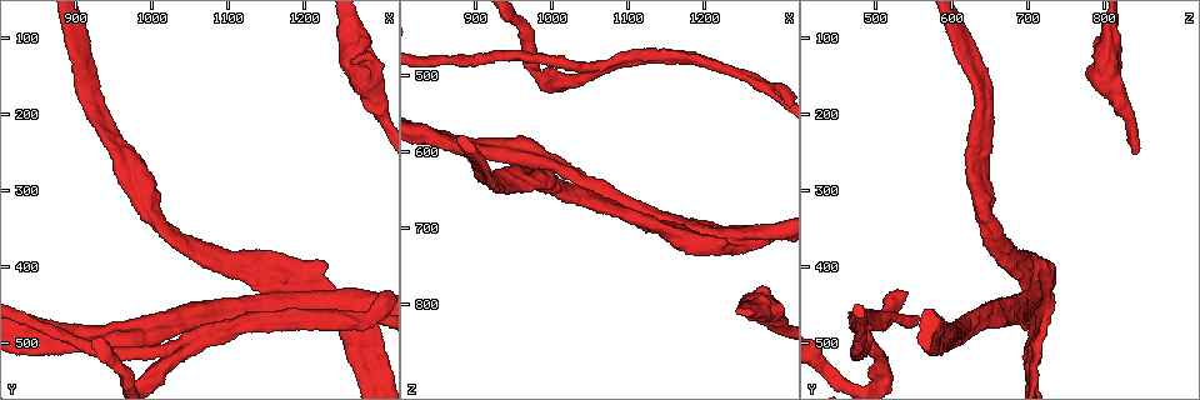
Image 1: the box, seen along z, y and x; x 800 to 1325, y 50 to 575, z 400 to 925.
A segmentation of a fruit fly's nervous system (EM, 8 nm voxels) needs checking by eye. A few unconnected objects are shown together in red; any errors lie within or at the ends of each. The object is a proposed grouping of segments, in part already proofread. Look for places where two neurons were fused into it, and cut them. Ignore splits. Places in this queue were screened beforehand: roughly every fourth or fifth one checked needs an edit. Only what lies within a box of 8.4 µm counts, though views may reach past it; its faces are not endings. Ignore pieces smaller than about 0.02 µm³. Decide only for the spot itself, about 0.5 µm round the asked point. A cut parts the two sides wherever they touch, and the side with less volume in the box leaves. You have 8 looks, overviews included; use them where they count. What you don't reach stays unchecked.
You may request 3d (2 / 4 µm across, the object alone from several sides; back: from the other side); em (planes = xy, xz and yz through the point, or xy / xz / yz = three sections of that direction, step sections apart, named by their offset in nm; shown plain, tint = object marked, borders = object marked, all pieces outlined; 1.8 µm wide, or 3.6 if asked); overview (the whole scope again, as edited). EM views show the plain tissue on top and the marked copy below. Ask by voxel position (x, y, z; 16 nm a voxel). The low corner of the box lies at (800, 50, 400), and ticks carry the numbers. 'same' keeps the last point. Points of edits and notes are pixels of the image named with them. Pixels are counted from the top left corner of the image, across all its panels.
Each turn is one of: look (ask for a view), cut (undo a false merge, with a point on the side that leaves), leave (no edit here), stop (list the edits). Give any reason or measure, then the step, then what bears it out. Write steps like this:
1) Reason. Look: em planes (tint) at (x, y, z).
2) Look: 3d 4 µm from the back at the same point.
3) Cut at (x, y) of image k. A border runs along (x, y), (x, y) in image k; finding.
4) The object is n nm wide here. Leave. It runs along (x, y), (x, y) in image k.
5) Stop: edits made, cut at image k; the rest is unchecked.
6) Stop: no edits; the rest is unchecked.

Look: 3d 2 µm at (1290, 535, 700).

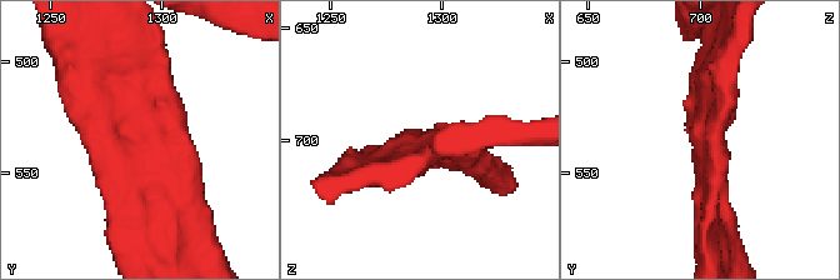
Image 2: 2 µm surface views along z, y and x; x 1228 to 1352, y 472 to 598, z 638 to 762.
Need the tissue. Look: em planes (tint) at (1289, 534, 702).

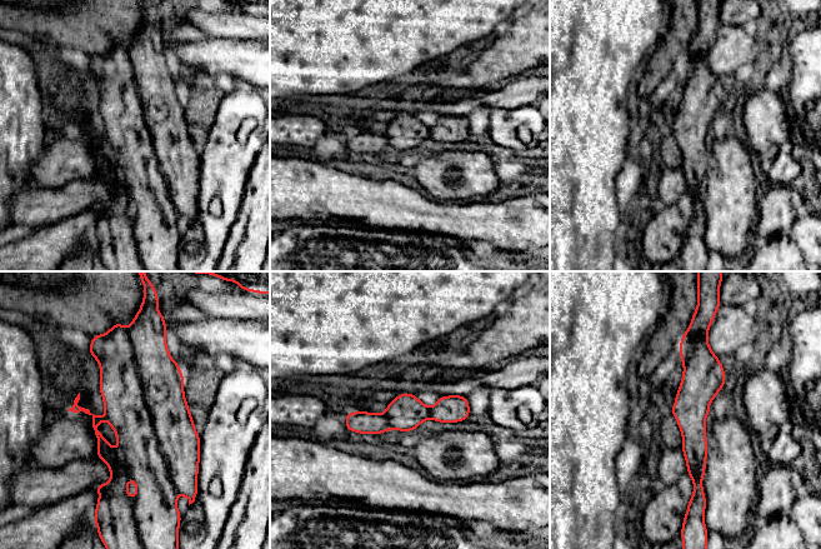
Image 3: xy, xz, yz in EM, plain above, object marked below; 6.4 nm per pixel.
Leave. It runs along (696, 337), (696, 487) in image 3; one neuron here.

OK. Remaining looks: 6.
A fork. Look: em planes (tint) at (1280, 470, 515).

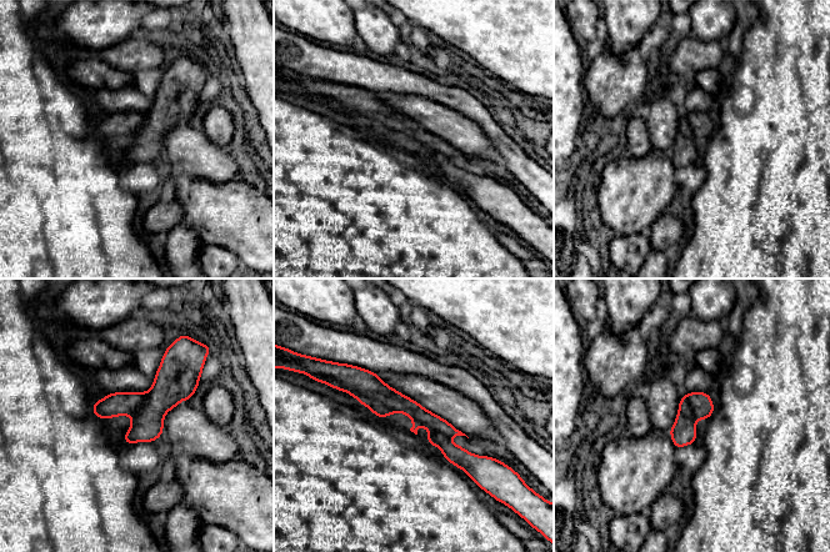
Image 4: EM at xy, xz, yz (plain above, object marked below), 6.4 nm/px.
Cut at (378, 411) of image 4. A second neuron is stuck on.

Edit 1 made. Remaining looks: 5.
Look: em planes (tint) at (940, 485, 605).

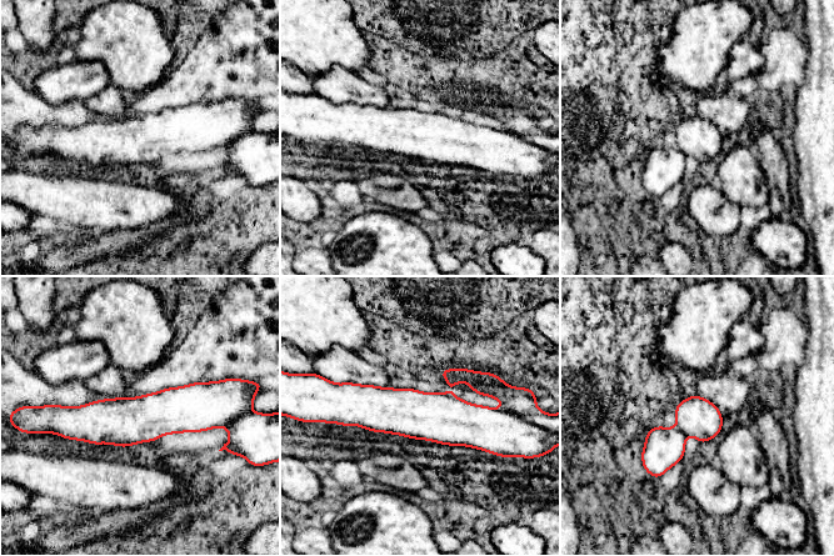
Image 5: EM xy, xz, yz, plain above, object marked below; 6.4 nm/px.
The object is 260 nm wide here. Leave. It runs along (65, 410), (74, 417), (215, 422) in image 5; all the same neuron.

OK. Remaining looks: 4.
Arms part here. Look: em xz step 16 (tint) at (935, 215, 645).

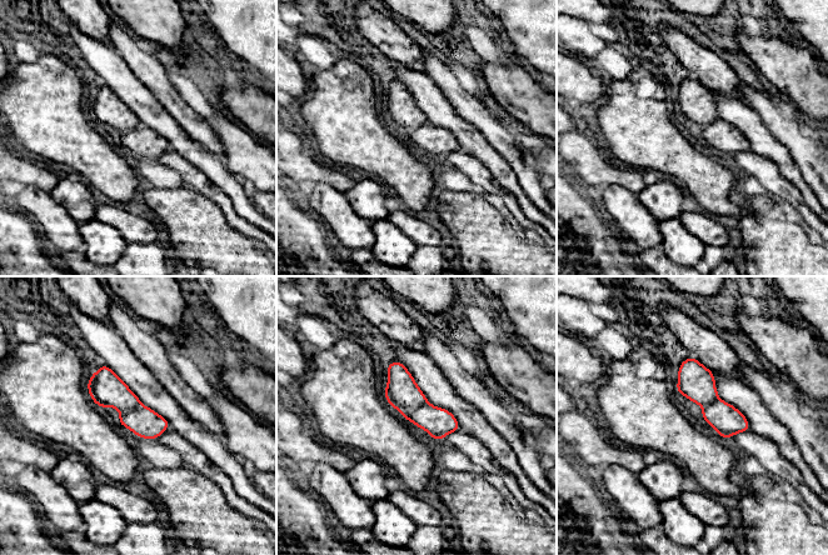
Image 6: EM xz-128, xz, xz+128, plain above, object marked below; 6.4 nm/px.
Leave. It runs along (394, 364), (402, 388), (455, 426) in image 6; all the same neuron.

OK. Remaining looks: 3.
Stop: edits made, cut at image 4; the rest is unchecked.

